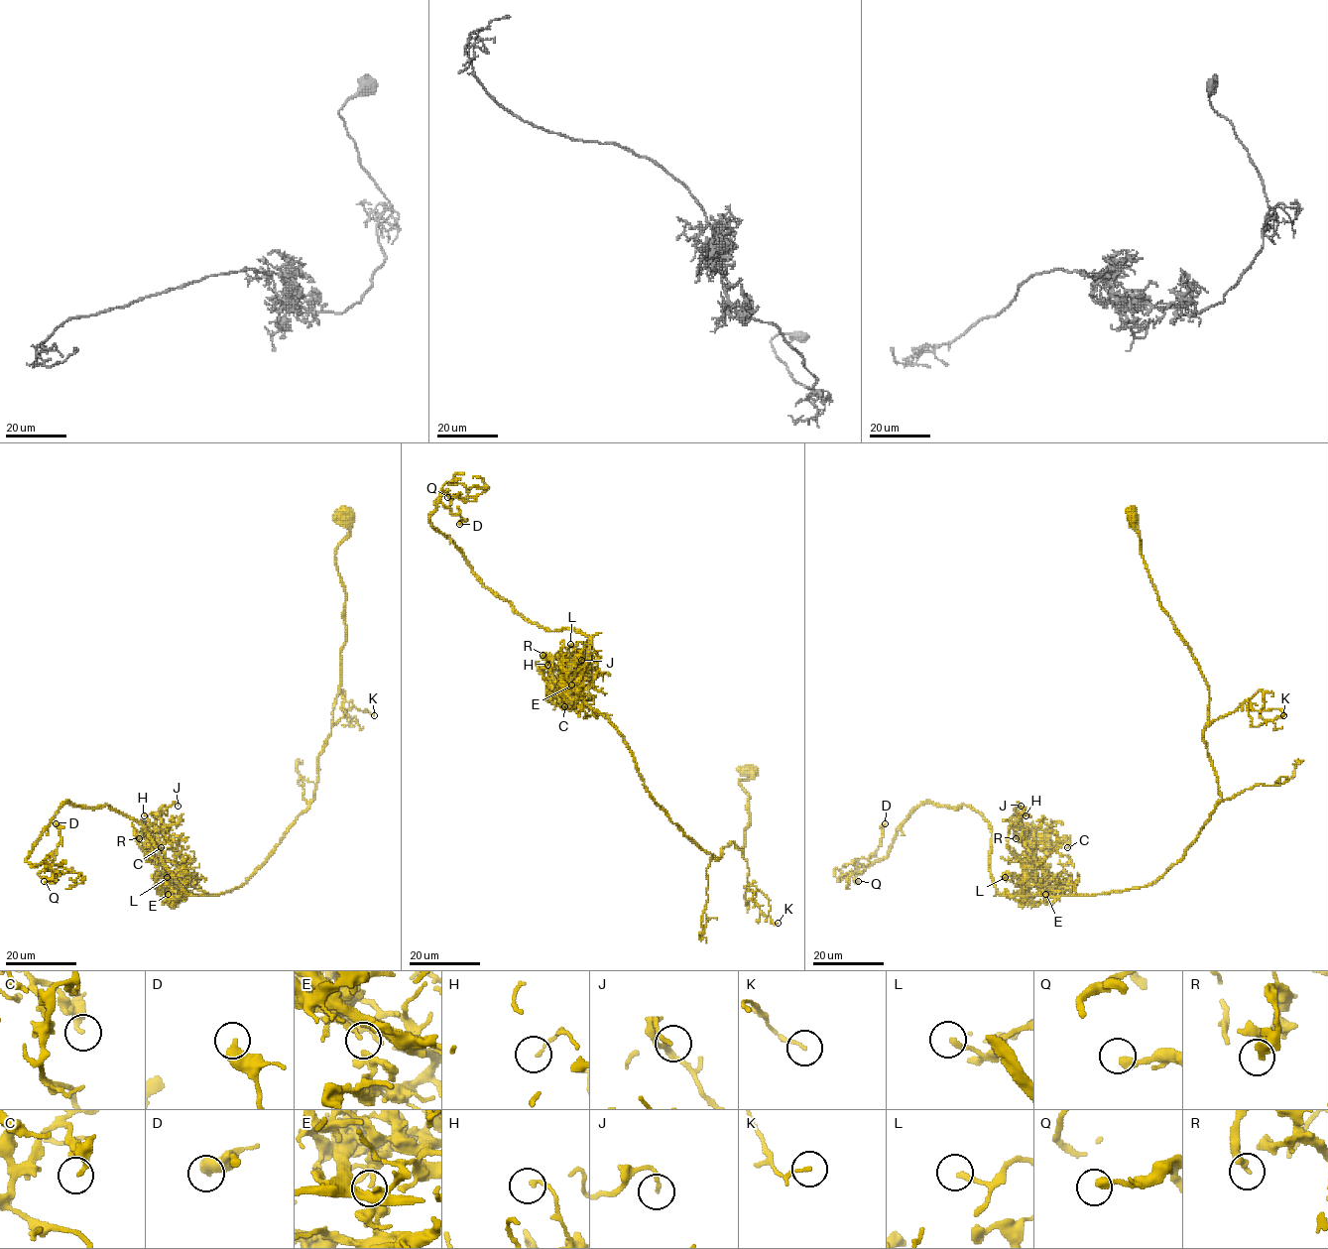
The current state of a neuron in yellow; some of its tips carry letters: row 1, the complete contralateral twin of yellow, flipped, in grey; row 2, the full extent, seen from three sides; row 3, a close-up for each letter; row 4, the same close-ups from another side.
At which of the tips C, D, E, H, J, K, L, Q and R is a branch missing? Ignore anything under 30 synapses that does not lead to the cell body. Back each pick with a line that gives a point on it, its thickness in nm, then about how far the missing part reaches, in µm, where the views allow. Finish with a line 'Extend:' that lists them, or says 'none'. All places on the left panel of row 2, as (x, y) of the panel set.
Extend: none

